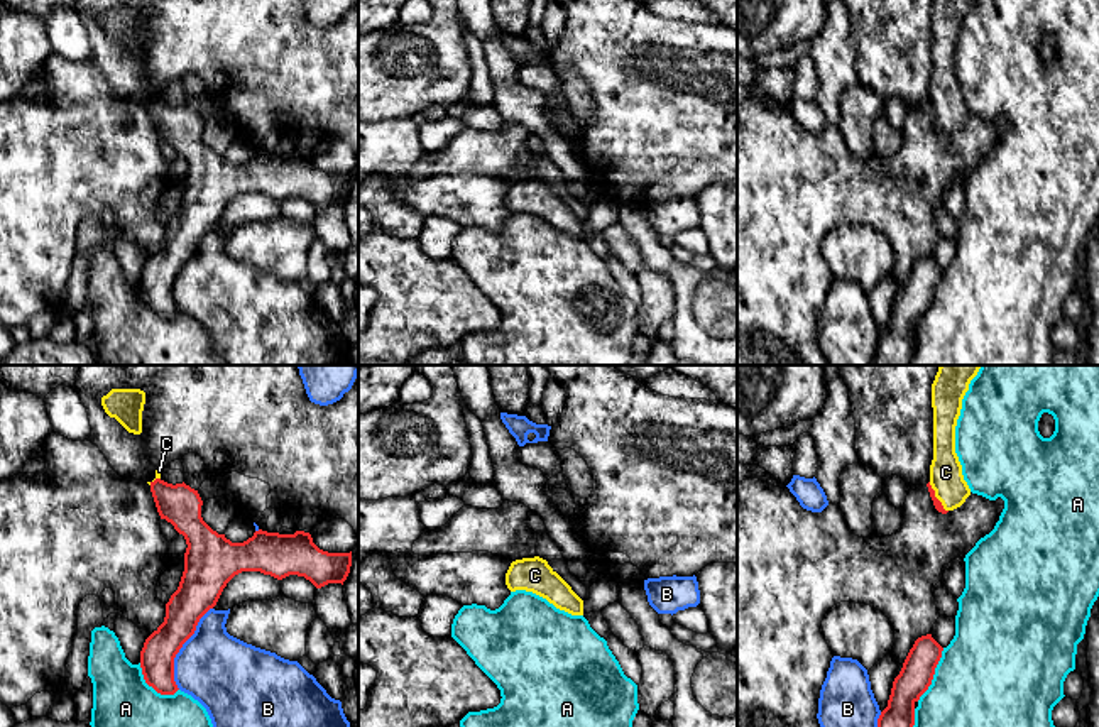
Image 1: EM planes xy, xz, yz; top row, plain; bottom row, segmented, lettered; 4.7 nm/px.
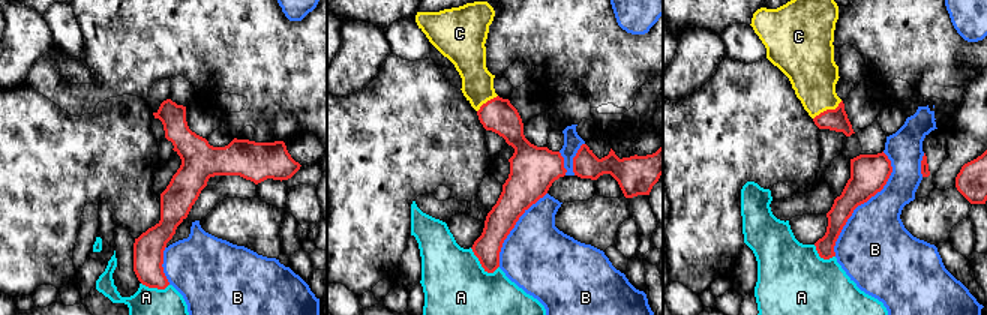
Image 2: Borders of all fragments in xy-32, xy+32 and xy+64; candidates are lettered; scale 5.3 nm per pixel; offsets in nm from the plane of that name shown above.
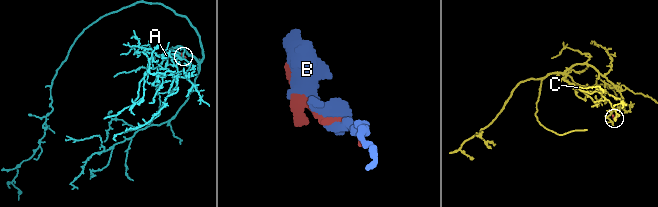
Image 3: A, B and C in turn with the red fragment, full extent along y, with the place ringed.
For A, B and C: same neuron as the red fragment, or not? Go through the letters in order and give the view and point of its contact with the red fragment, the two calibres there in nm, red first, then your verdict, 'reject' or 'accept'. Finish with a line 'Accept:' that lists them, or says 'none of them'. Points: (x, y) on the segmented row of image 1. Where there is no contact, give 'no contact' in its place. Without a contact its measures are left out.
A: yz (934, 673) | 160/480 nm | reject
B: xy (181, 646) | 190/360 nm | reject
C: yz (935, 497) | 40/160 nm | accept
Accept: C

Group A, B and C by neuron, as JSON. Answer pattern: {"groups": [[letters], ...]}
{"groups": [["A"], ["B"], ["C"]]}

